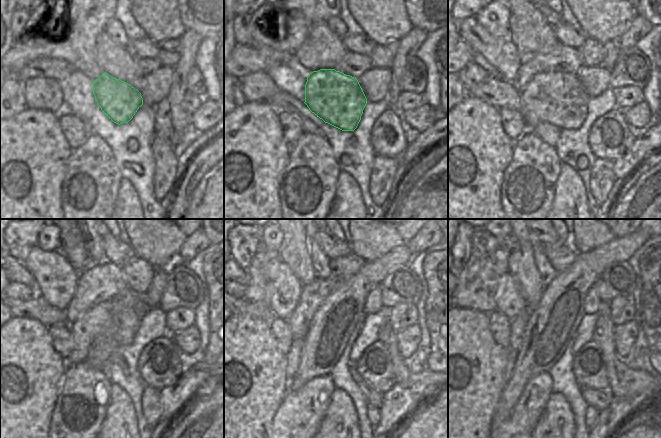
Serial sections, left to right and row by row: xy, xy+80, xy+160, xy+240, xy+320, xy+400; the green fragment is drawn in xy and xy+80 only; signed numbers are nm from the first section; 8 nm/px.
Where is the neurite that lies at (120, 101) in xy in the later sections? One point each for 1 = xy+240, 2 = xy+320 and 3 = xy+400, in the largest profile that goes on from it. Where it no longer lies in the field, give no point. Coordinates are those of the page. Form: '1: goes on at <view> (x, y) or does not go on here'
1: goes on at xy+240 (83, 331)
2: goes on at xy+320 (293, 357)
3: goes on at xy+400 (510, 364)

